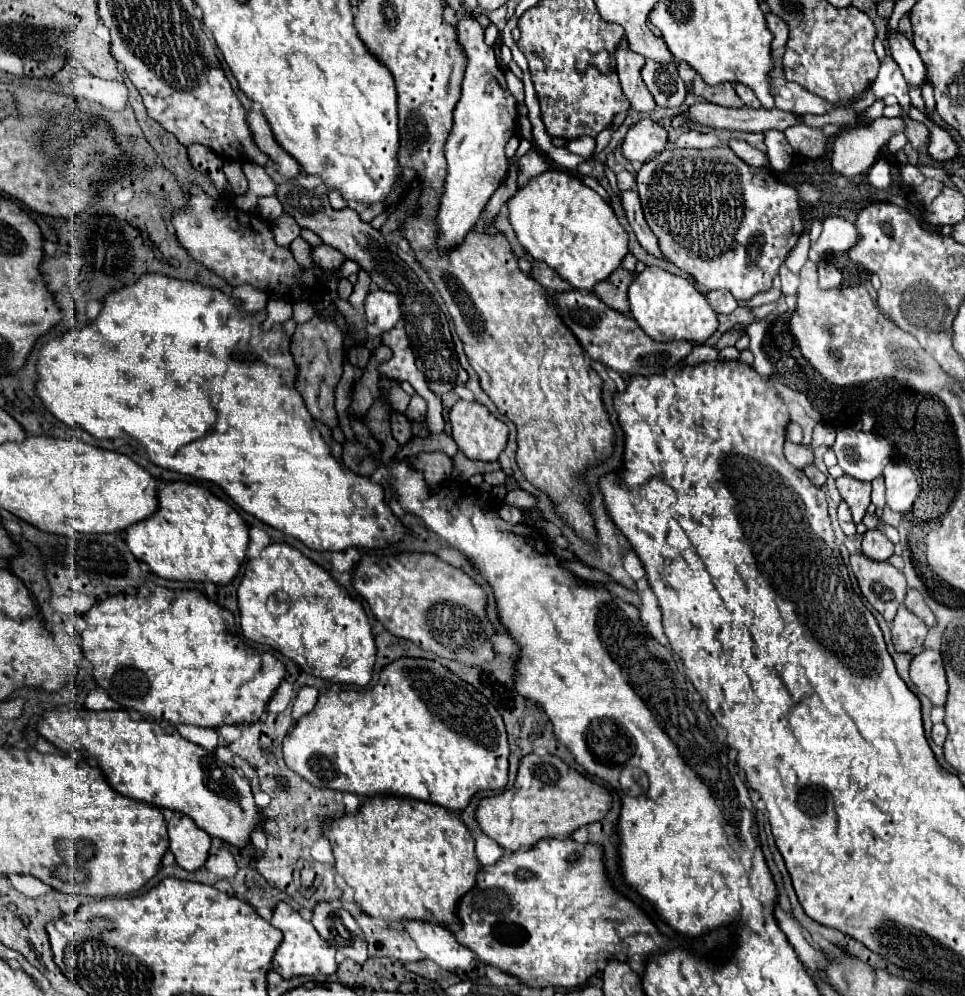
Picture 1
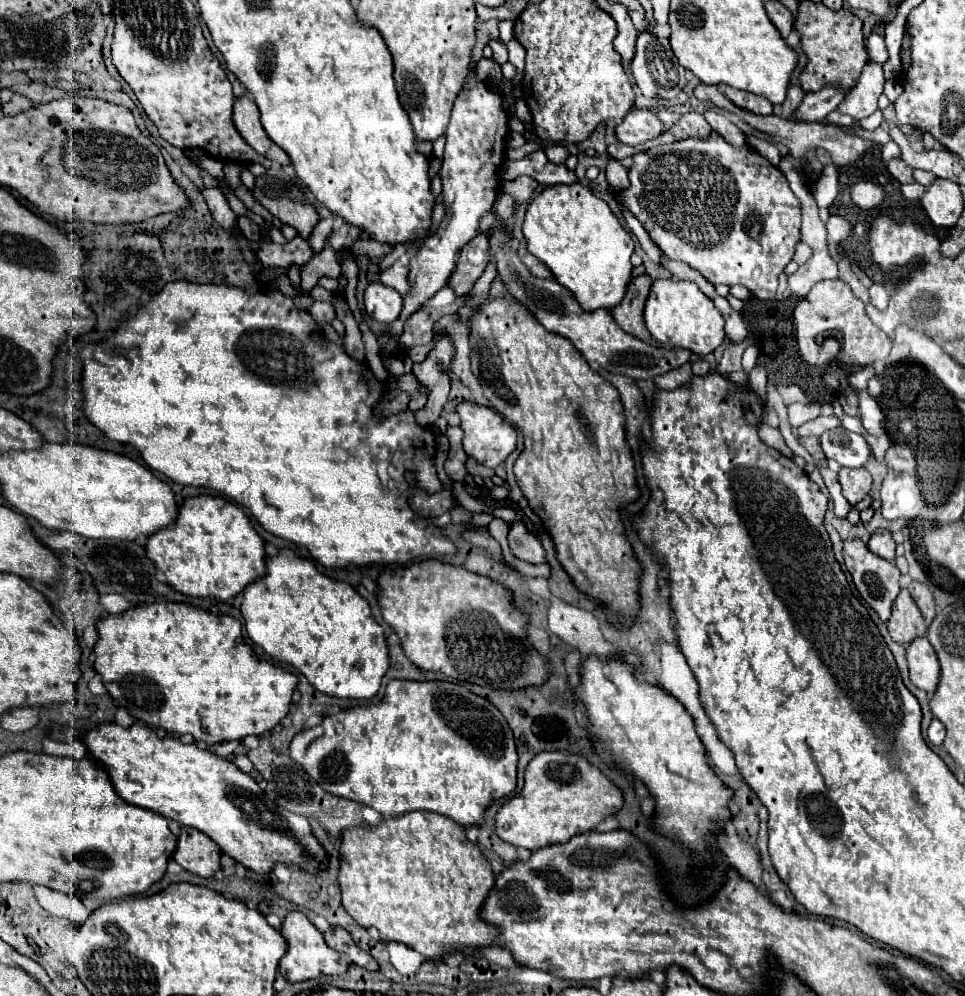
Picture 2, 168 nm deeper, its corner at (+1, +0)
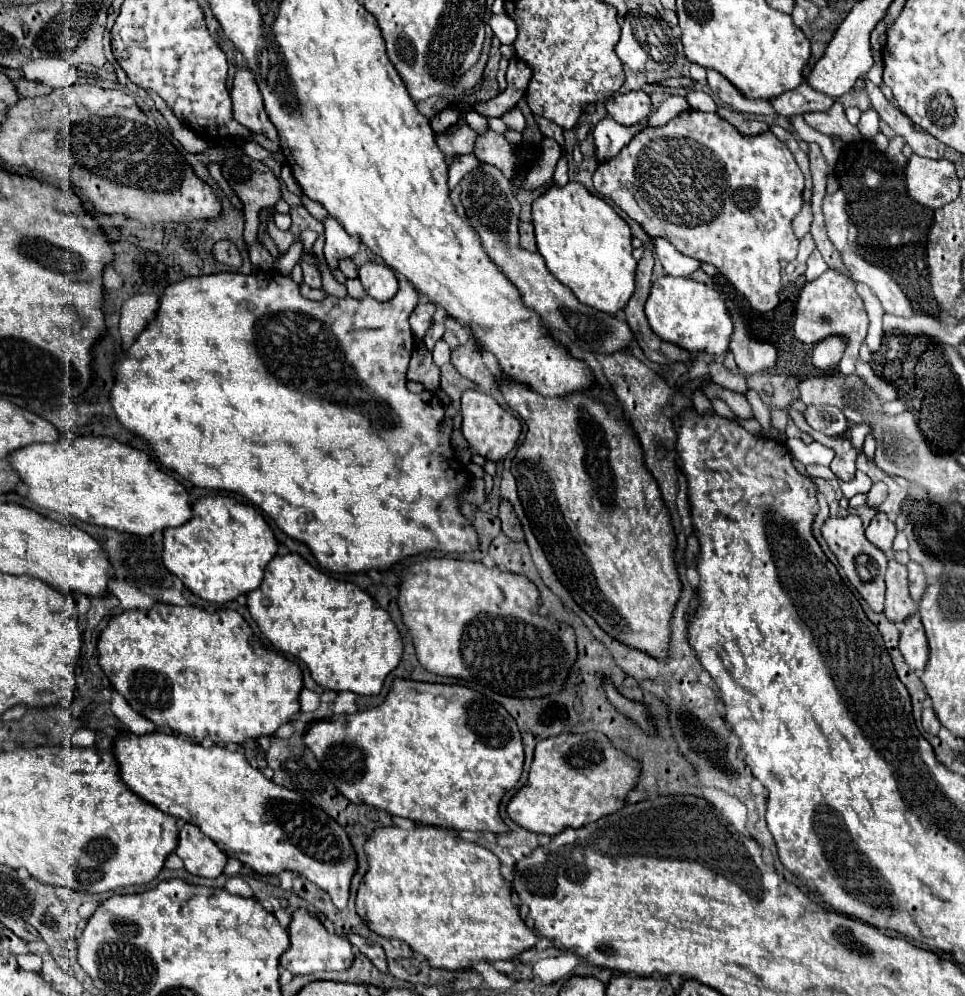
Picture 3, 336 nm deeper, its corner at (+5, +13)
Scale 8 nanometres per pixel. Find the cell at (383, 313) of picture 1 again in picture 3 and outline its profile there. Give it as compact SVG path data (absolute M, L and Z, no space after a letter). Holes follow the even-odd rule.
M369 262L365 266L361 266L361 282L363 288L367 290L367 294L379 302L387 302L391 300L399 286L397 286L397 278L393 274L393 270L389 270L385 264L377 264L377 262Z

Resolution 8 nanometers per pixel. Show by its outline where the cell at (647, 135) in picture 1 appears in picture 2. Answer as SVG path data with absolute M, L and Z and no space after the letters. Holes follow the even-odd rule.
M631 109L623 121L615 127L615 135L625 145L641 145L655 139L663 131L663 123L649 109Z

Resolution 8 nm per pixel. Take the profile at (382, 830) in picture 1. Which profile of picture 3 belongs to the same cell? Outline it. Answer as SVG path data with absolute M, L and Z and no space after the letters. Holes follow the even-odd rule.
M417 824L411 830L403 830L403 828L397 828L397 826L381 826L381 828L373 830L371 836L367 836L367 840L363 844L363 850L367 854L369 870L363 876L361 886L357 890L357 898L355 898L355 906L357 906L359 918L375 934L385 936L385 938L399 938L399 940L407 942L417 954L423 954L433 968L467 970L471 966L471 962L475 962L475 960L485 960L485 962L491 962L491 960L513 960L519 952L531 948L537 942L537 934L531 928L525 926L525 922L521 920L513 900L509 900L511 898L511 890L503 884L503 876L501 876L501 870L499 870L499 866L501 866L499 858L493 852L489 852L487 848L483 848L483 846L471 844L471 842L463 840L457 830L441 828L441 826L429 826L429 824Z

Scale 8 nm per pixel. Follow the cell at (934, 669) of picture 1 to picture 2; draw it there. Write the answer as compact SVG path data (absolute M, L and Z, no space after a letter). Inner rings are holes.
M927 637L913 639L907 647L907 663L911 683L933 695L939 683L939 659Z

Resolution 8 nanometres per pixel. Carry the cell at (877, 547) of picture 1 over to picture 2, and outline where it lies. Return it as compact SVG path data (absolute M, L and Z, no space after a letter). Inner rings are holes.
M877 529L869 539L869 551L887 561L893 561L895 559L895 541L891 537L891 531Z

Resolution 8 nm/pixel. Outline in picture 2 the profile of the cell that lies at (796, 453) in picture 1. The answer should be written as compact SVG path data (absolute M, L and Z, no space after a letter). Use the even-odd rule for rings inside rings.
M759 423L759 439L761 439L763 443L767 443L769 447L777 449L781 455L785 455L785 457L793 457L791 449L785 445L785 441L783 441L779 429L773 429L773 427L765 425L765 423Z

